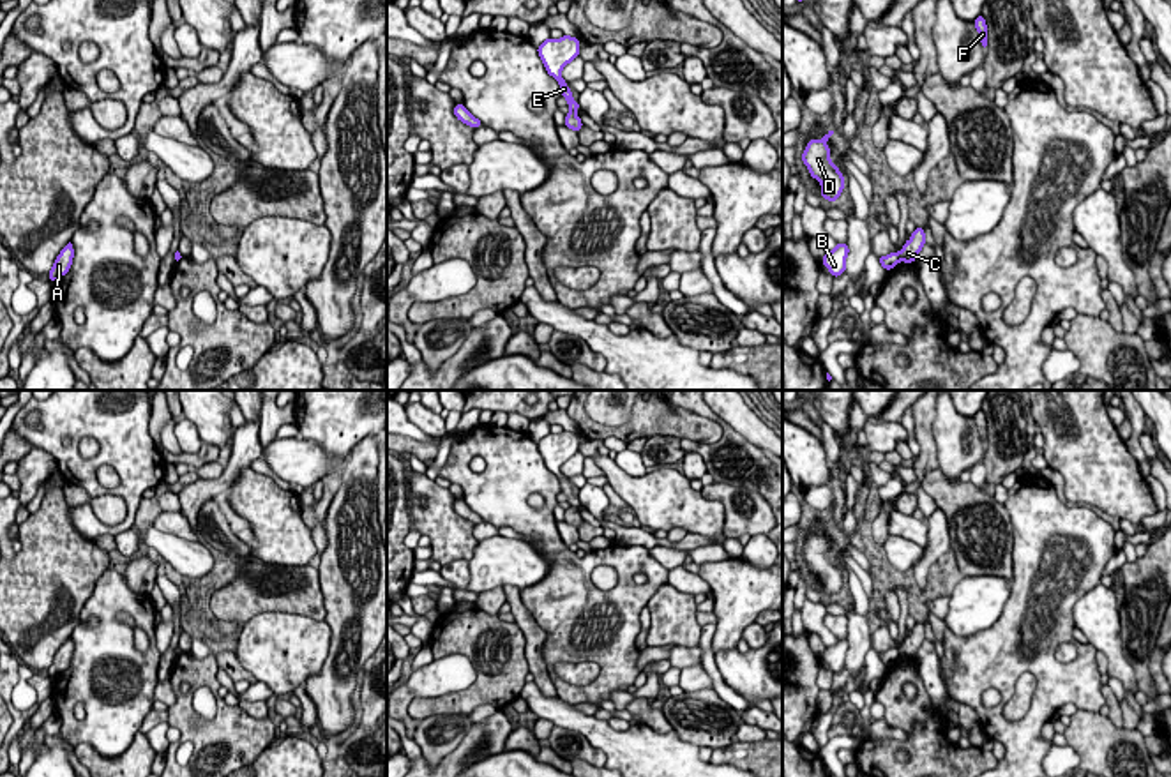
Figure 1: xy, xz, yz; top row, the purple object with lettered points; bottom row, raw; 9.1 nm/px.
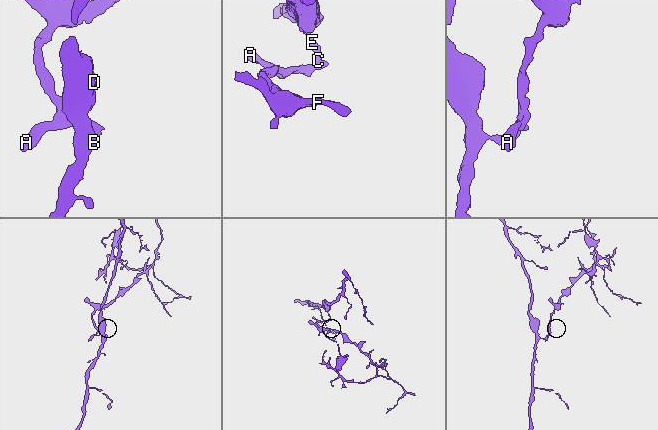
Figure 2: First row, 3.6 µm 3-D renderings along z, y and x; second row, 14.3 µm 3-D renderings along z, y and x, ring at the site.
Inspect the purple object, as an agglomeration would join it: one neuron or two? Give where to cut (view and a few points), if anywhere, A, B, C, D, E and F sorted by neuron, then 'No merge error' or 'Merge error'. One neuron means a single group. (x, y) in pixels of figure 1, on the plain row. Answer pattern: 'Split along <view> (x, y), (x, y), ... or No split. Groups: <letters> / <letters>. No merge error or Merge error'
Split along yz (898, 648), (899, 656). Groups: A C F / B D E. Merge error

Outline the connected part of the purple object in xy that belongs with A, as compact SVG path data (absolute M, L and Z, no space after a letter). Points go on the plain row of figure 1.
M69 637L60 650L57 652L53 664L49 666L48 673L51 678L58 676L62 671L65 671L72 660L74 653L74 643Z

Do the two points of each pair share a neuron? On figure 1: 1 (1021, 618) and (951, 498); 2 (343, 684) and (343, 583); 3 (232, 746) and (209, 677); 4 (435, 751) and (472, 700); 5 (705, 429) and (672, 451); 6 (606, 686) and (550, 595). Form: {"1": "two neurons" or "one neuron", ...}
{"1": "two neurons", "2": "one neuron", "3": "one neuron", "4": "two neurons", "5": "two neurons", "6": "one neuron"}

